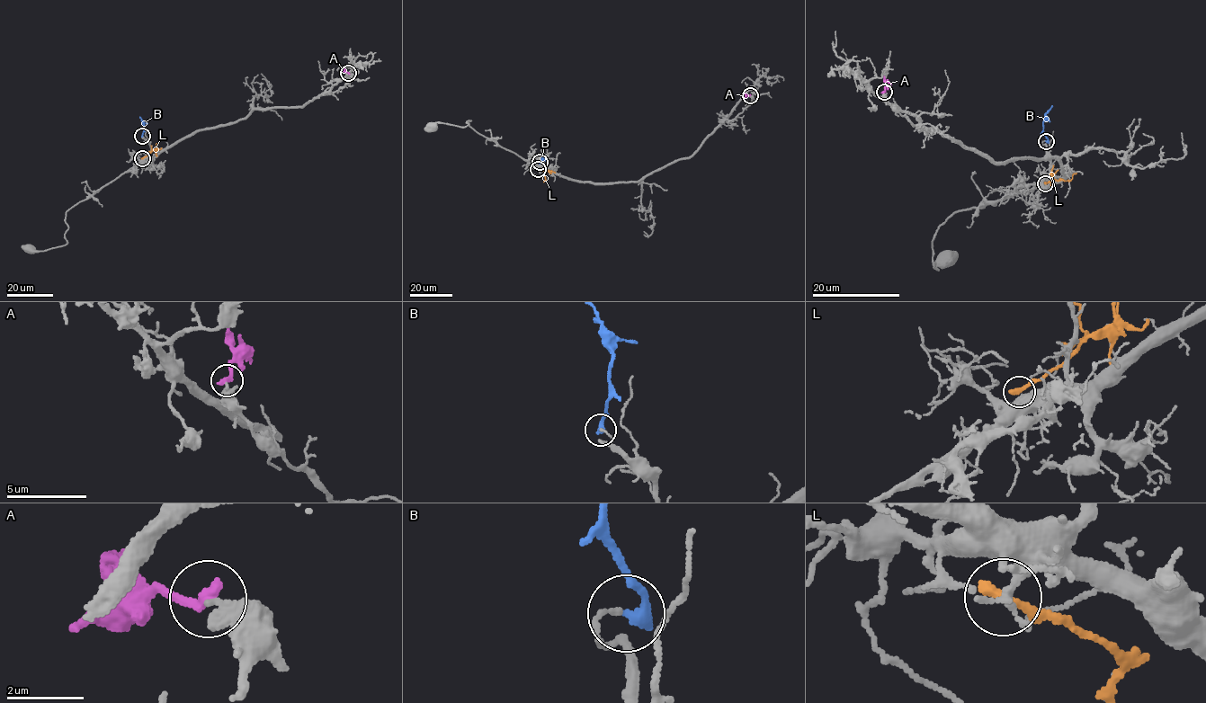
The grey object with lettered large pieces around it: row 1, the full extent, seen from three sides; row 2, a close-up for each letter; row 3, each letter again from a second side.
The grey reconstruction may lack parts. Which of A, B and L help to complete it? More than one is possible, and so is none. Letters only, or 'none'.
none

